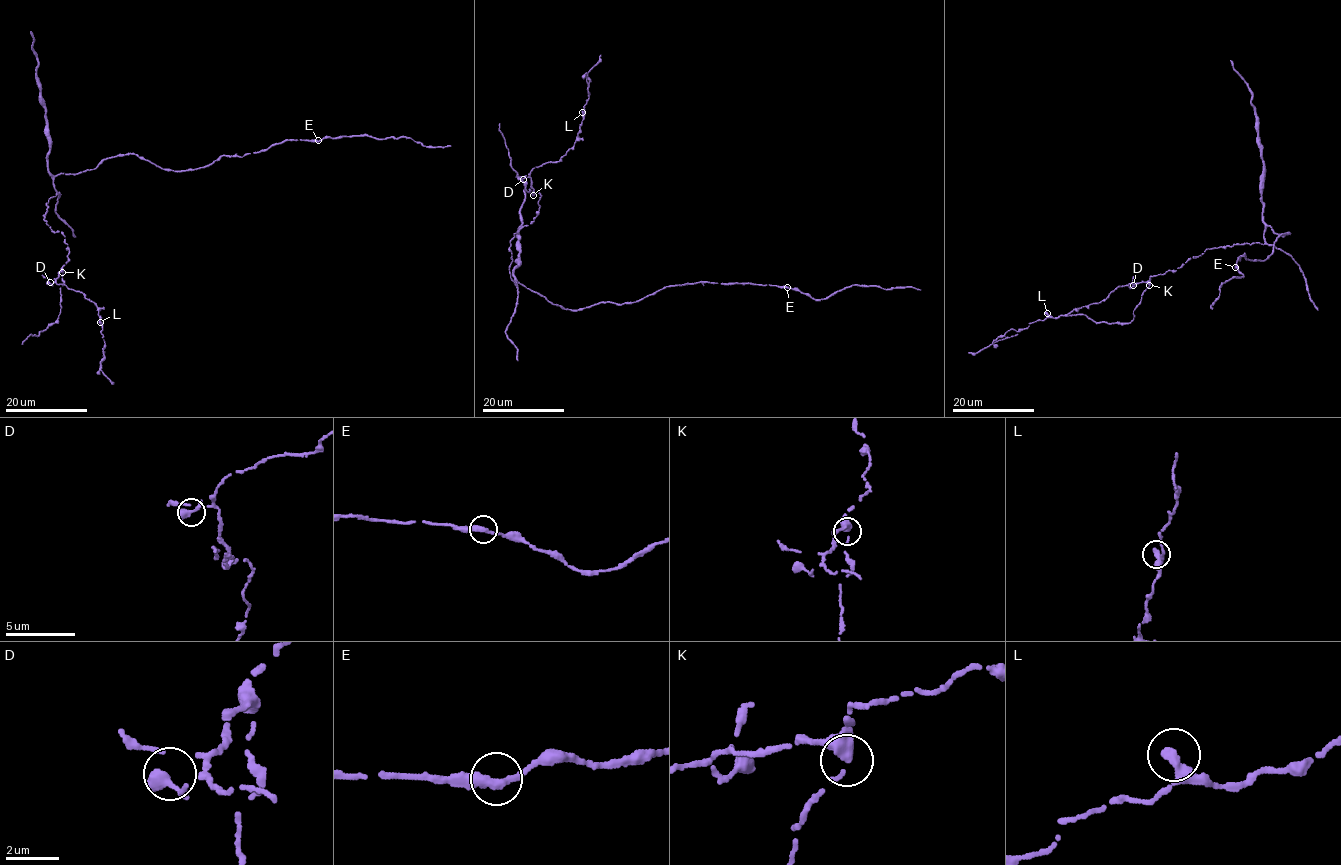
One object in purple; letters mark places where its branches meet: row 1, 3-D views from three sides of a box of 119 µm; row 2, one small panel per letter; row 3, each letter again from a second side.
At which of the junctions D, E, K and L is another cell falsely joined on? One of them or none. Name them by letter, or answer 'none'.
K

